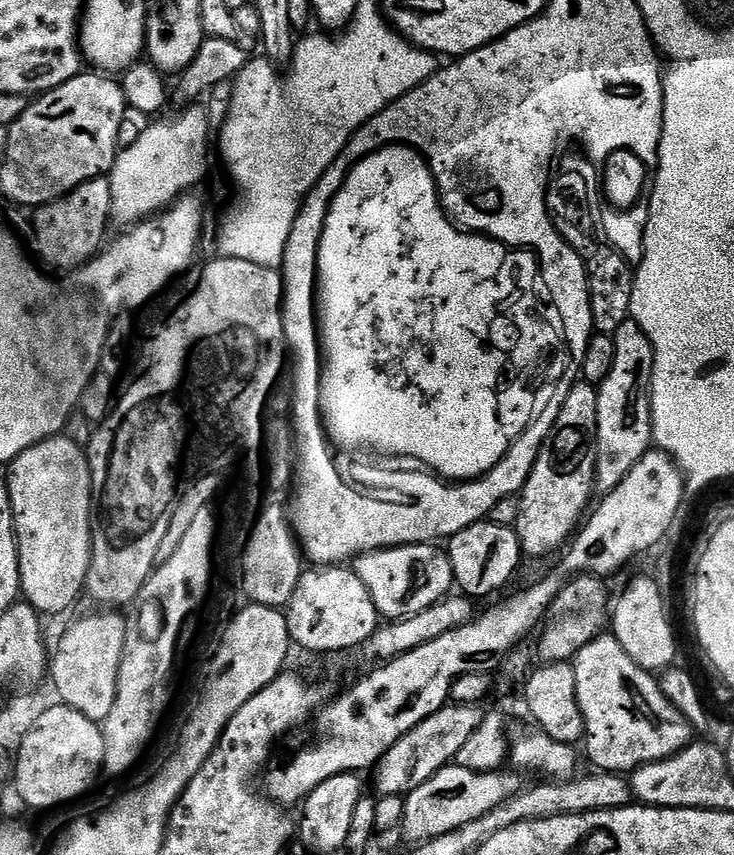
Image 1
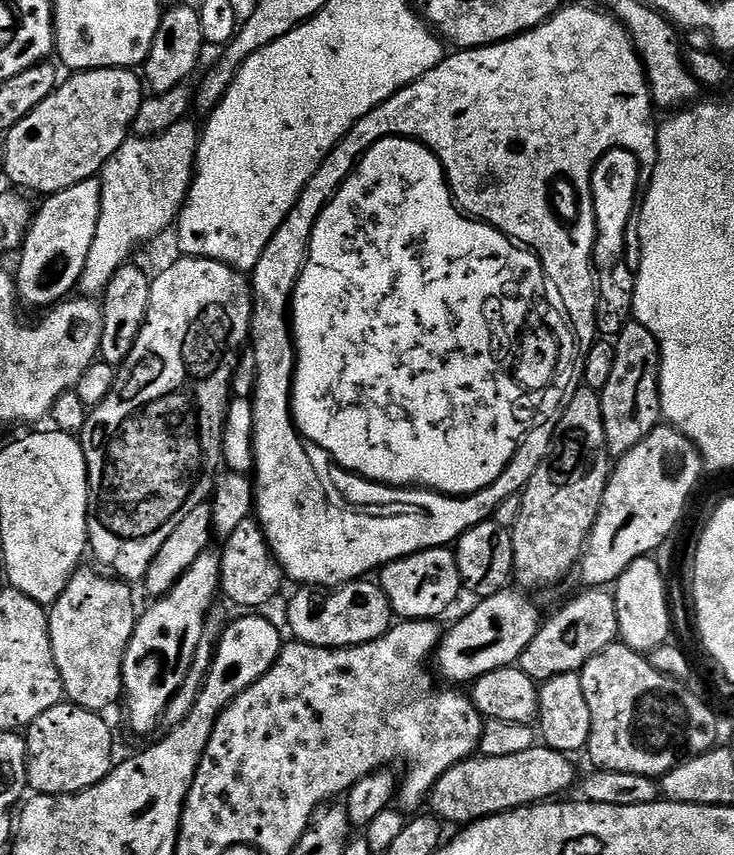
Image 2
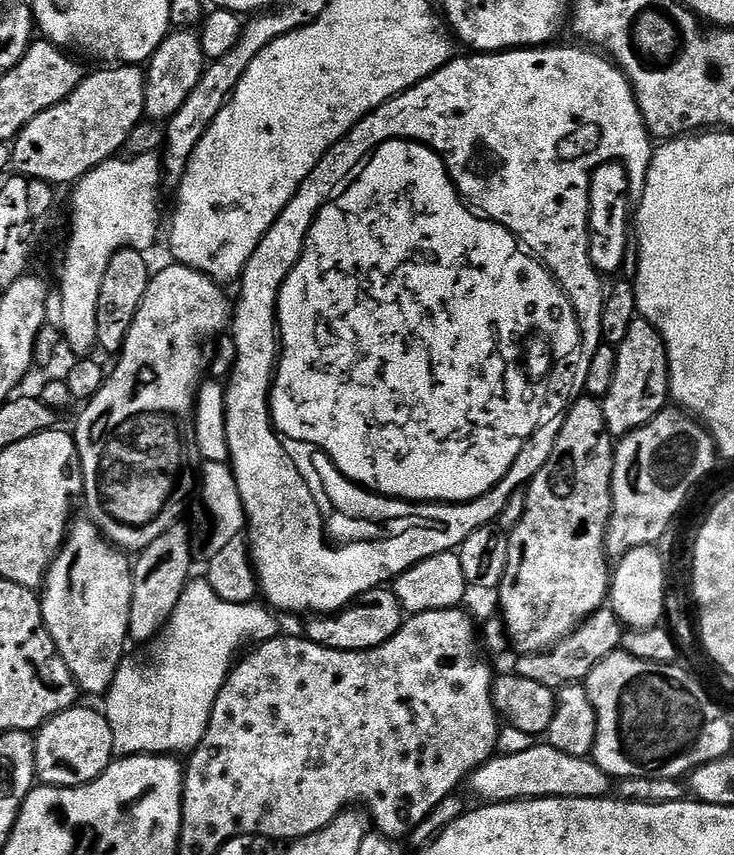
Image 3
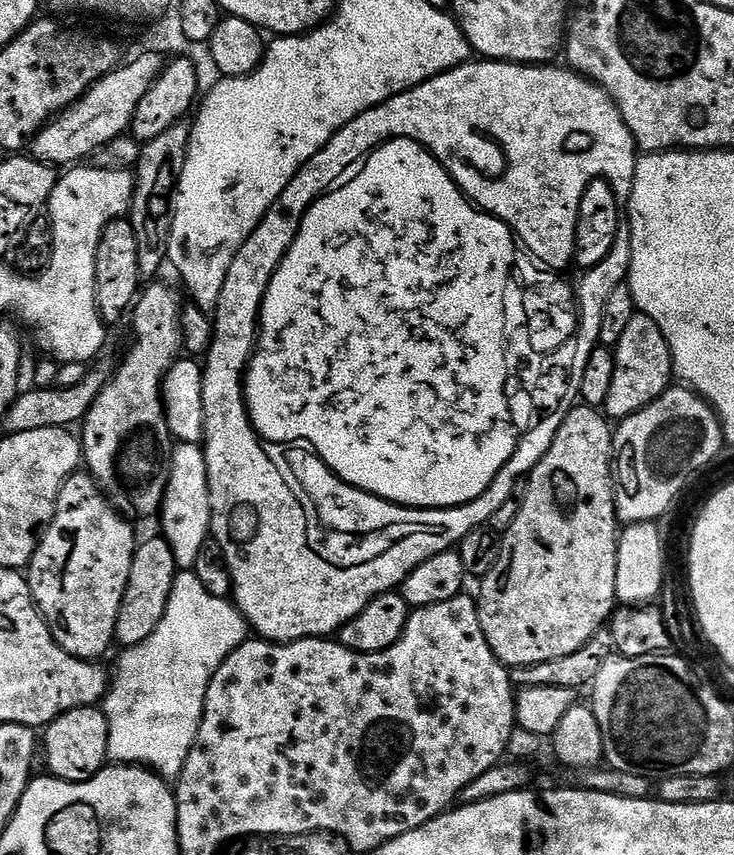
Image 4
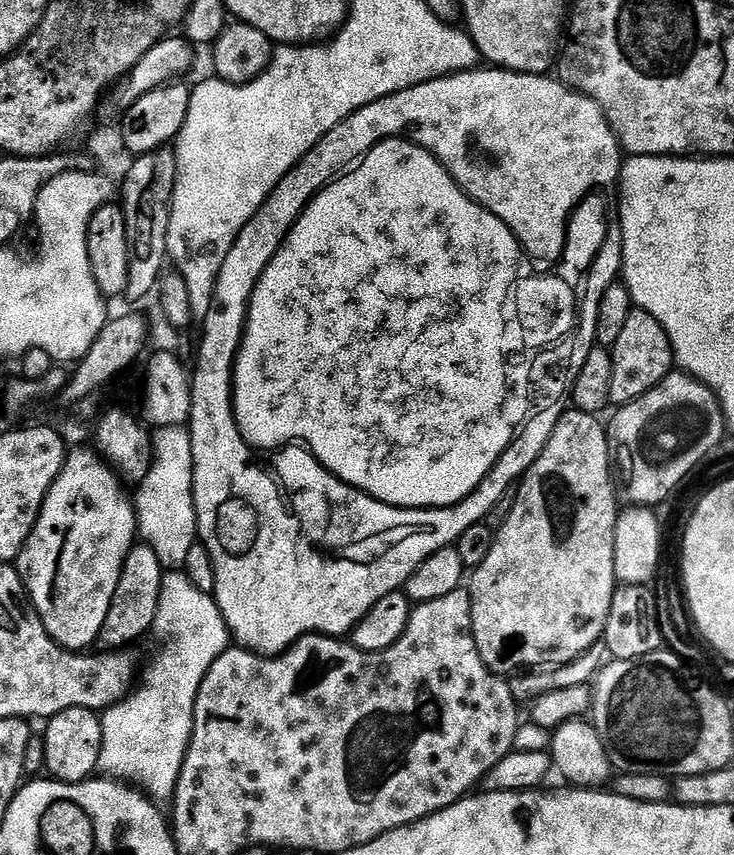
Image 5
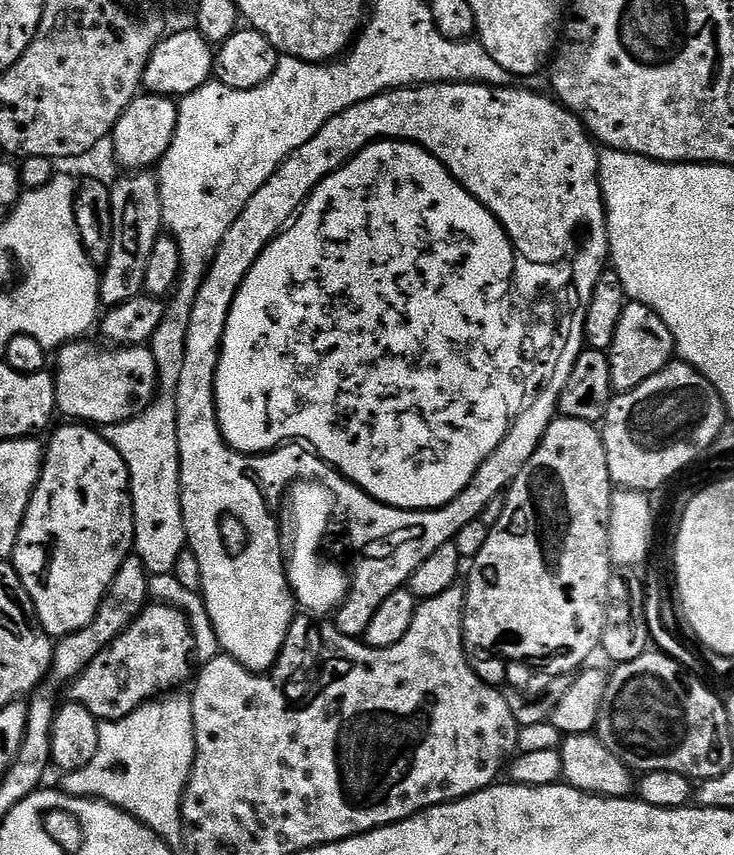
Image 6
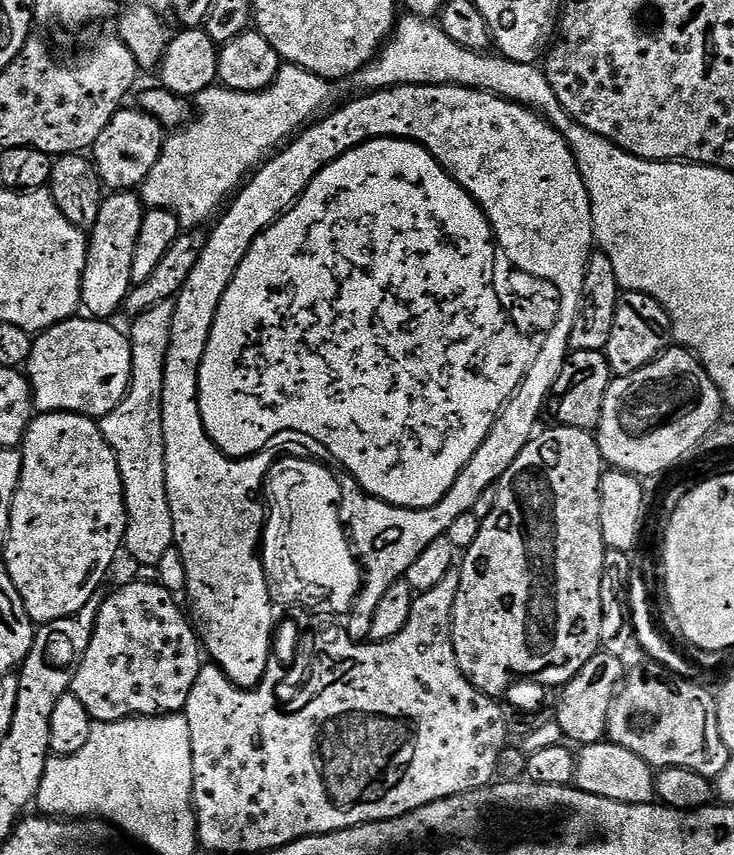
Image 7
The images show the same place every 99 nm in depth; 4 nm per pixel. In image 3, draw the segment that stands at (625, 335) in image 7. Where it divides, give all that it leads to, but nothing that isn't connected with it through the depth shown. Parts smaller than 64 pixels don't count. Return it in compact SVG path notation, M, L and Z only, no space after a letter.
M649 320L630 322L626 338L616 348L614 382L602 397L606 427L613 438L623 438L650 422L669 403L668 355L658 330Z

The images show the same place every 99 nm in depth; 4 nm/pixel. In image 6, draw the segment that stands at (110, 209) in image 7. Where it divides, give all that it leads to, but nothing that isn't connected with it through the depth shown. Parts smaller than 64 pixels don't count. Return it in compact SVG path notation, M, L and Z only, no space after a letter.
M136 170L125 176L111 185L113 246L109 260L102 266L100 277L100 302L104 306L125 304L130 302L130 298L144 292L146 266L164 224L164 215L160 209L159 179L148 170Z

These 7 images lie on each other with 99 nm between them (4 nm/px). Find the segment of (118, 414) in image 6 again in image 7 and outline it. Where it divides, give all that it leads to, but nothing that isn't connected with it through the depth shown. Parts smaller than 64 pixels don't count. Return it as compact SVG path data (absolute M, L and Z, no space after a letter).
M77 314L35 337L36 345L26 365L34 404L41 413L76 412L103 418L128 397L132 386L132 346L128 336L104 318Z

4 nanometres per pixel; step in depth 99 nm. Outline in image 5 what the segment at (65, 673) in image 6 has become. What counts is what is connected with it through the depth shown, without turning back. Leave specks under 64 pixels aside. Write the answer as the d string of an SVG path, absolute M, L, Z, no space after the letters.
M140 542L132 547L126 562L122 566L122 578L118 582L118 590L114 590L114 602L110 602L110 614L106 614L106 622L100 631L99 647L104 650L124 650L135 642L139 636L144 636L147 632L153 631L156 615L158 614L158 594L162 586L165 568L158 562L158 554L150 550L148 545Z

